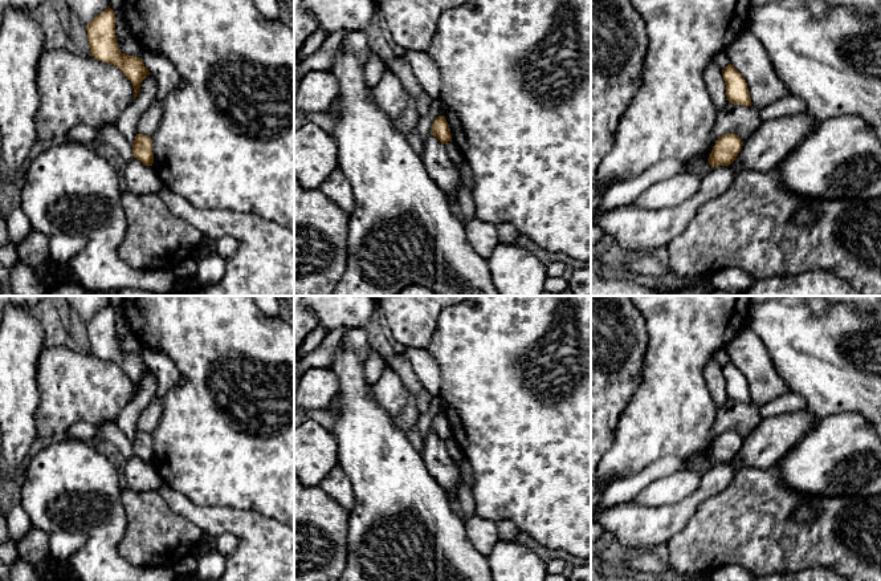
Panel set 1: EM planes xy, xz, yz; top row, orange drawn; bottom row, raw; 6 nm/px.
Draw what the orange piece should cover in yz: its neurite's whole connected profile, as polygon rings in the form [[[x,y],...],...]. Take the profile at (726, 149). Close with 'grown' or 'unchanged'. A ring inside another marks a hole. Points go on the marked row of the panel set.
[[[733,133],[718,137],[707,159],[709,164],[711,168],[731,164],[742,150],[742,146],[741,138]]]; unchanged

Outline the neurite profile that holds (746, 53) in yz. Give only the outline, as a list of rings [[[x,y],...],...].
[[[743,31],[725,53],[730,64],[746,80],[755,109],[762,110],[790,96],[784,81],[775,72],[766,49],[752,31]]]

